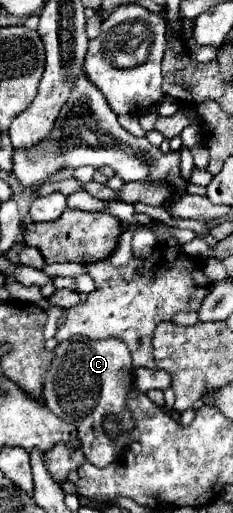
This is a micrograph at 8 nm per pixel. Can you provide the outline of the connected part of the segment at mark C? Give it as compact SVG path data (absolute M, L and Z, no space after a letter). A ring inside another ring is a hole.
M72 336L58 342L54 352L56 358L44 378L46 406L58 418L76 426L86 460L96 466L106 466L114 460L114 448L102 428L102 418L106 414L114 414L122 420L130 418L126 410L126 394L132 386L130 352L120 338L90 340L82 336Z

